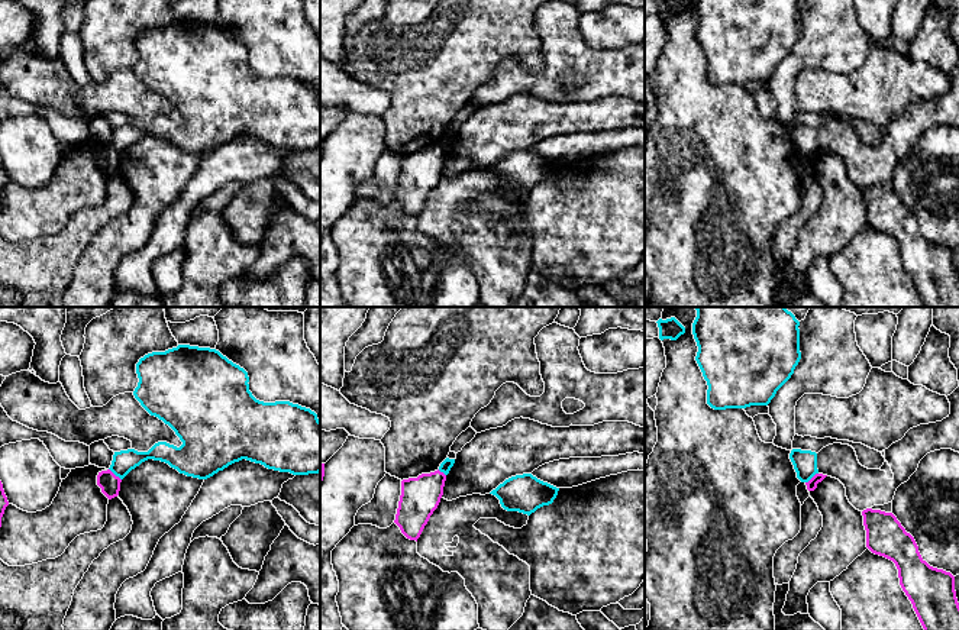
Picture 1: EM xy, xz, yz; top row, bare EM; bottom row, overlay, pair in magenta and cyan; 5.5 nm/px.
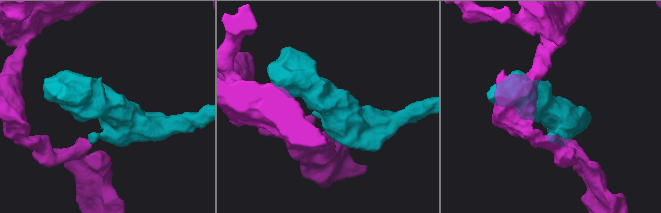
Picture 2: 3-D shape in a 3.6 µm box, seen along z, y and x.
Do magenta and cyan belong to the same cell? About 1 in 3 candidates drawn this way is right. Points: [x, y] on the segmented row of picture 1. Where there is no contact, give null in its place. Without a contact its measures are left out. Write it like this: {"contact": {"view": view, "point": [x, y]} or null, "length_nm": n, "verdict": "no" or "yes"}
{"contact": {"view": "xy", "point": [113, 474]}, "length_nm": 100, "verdict": "no"}

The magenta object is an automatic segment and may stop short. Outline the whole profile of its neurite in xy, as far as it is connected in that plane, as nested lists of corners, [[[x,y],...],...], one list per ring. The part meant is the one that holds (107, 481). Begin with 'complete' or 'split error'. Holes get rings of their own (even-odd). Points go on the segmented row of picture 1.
complete; [[[110,469],[101,471],[97,475],[97,485],[101,488],[101,492],[109,498],[119,495],[122,479],[116,476]]]

